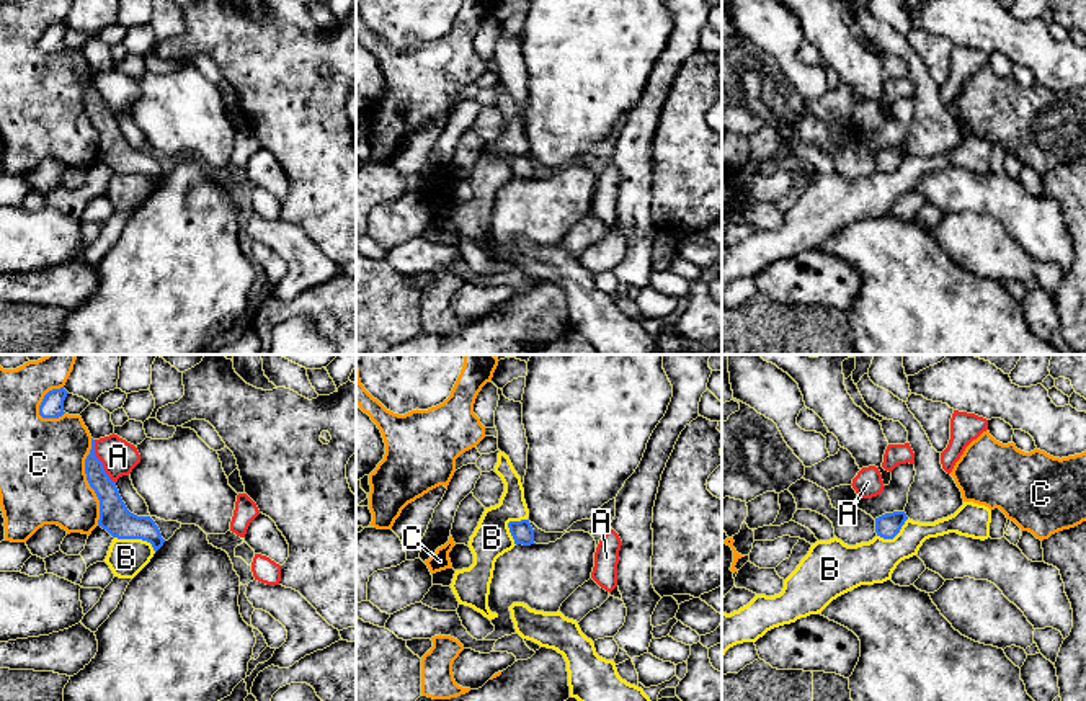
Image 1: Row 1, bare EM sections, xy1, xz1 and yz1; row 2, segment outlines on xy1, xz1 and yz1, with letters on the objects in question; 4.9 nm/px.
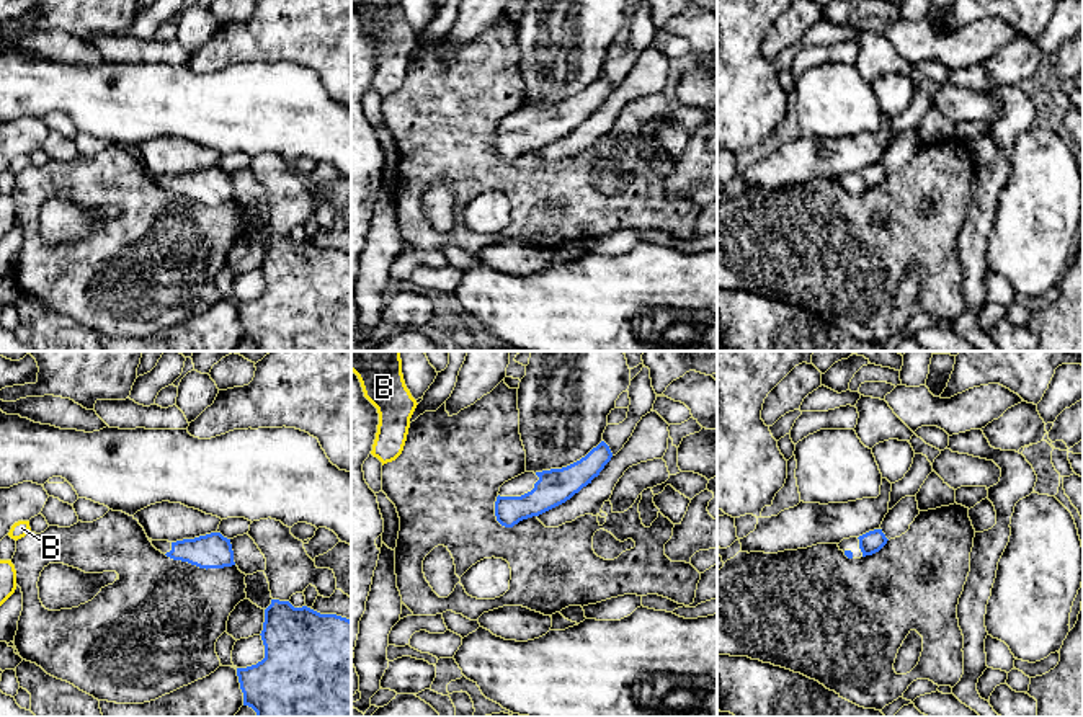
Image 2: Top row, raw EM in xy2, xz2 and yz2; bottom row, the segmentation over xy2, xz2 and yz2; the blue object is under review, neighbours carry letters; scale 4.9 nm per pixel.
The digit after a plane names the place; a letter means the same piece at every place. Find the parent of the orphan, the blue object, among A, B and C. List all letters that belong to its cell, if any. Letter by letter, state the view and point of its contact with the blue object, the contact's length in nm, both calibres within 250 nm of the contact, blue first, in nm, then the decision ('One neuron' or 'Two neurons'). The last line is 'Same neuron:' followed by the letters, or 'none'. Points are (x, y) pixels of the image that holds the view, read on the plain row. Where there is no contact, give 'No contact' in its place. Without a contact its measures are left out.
A: Touches blue at xy1 (100, 95). Shared border 240 nm. Thickness 140 nm (blue) against 170 nm. Two neurons
B: Touches blue at xy1 (136, 172). Shared border 220 nm. Thickness 150 nm (blue) against 190 nm. Two neurons
C: Touches blue at xy1 (89, 116). Shared border 440 nm. Thickness 150 nm (blue) against 420 nm. Two neurons
Same neuron: none

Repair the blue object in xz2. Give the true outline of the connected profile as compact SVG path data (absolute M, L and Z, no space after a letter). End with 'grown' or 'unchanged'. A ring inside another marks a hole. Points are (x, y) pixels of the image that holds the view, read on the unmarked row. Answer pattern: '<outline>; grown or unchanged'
M601 75L580 95L542 106L524 106L500 121L495 136L497 155L513 162L523 154L539 150L578 127L611 95L609 80Z; grown

